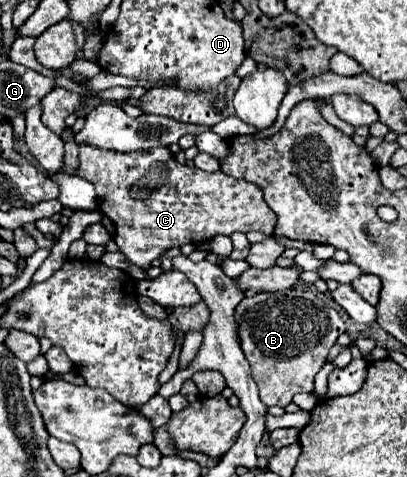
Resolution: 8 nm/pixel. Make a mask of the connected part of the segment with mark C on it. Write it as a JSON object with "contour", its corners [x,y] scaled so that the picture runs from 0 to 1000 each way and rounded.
{"contour":[[[194,302],[189,369],[219,377],[238,398],[243,444],[283,470],[292,524],[342,562],[361,566],[410,520],[445,512],[499,512],[533,491],[636,482],[671,495],[681,453],[646,419],[627,386],[582,377],[553,361],[499,361],[440,344],[410,306],[283,319],[224,302]]]}

